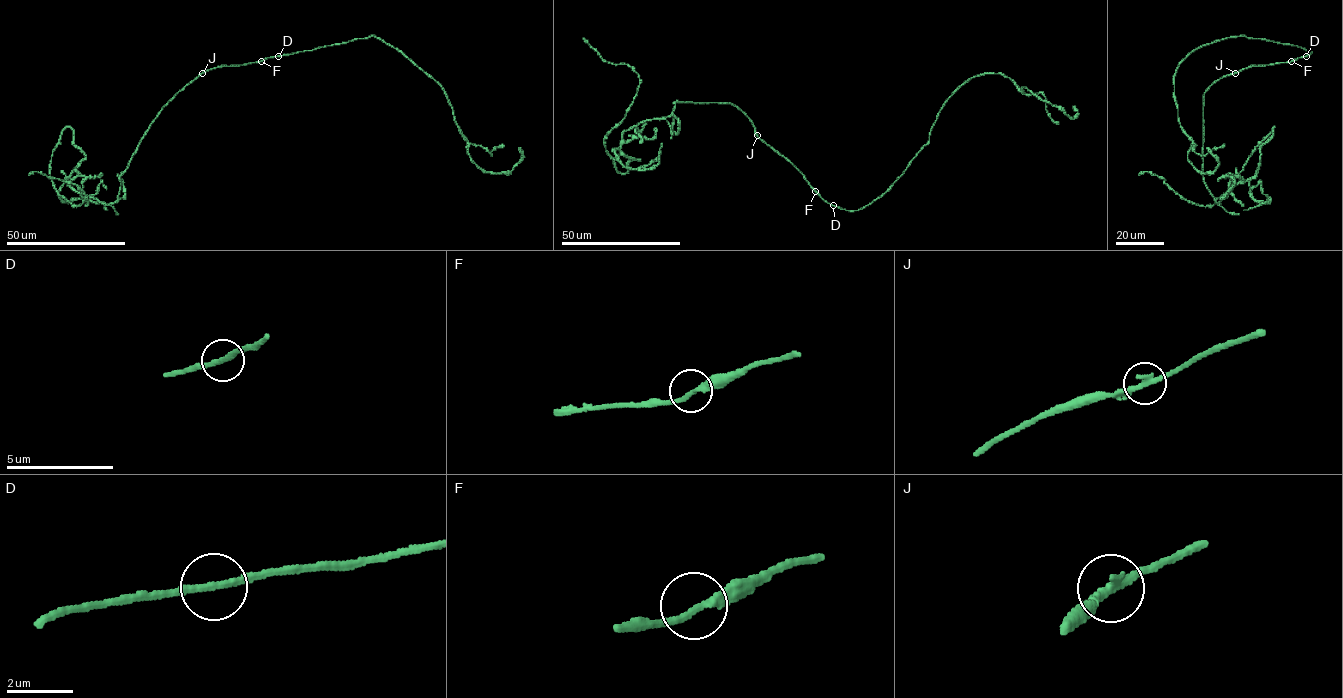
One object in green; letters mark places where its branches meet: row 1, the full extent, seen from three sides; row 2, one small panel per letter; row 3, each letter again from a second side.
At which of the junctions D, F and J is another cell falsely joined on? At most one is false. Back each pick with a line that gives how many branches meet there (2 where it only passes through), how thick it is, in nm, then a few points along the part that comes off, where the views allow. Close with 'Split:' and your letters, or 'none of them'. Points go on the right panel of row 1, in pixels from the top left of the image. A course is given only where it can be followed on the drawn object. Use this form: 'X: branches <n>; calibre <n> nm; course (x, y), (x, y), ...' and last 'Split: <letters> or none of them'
Split: none of them

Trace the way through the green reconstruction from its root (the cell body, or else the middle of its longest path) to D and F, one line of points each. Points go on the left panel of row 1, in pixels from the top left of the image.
D: (197, 78), (216, 67), (257, 63), (278, 56)
F: (197, 78), (216, 67), (260, 61)

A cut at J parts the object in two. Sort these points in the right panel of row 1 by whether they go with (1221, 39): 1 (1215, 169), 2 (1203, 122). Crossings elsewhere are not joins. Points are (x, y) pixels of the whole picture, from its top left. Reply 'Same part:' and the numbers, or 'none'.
Same part: 1

